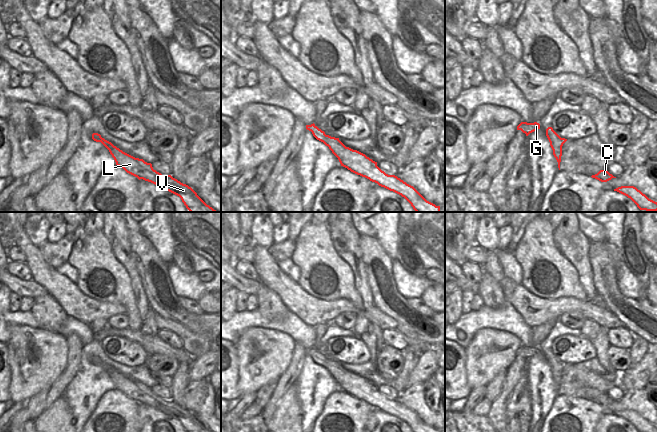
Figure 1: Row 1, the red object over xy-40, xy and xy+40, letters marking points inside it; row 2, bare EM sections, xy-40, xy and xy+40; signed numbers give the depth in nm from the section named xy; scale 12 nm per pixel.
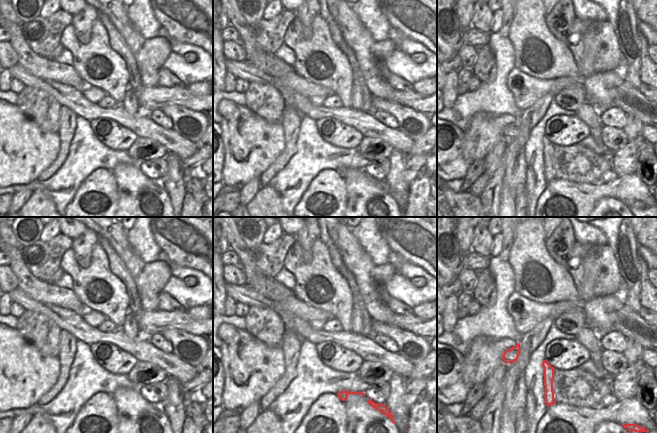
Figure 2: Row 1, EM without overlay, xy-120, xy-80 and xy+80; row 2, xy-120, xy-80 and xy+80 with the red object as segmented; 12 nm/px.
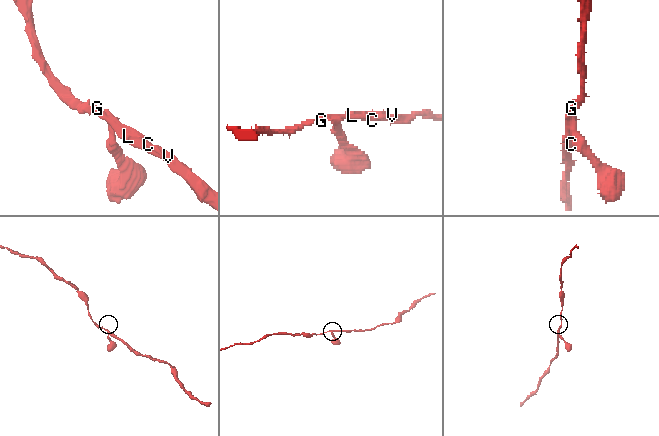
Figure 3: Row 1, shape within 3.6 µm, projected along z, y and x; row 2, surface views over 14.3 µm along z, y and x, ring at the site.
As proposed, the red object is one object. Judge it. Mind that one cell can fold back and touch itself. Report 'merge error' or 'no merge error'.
no merge error

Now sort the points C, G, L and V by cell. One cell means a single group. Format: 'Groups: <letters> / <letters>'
Groups: C G L V.

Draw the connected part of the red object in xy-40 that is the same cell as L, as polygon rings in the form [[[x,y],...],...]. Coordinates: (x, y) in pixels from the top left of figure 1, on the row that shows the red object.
[[[98,133],[92,134],[92,139],[101,142],[114,158],[116,165],[139,180],[151,182],[177,196],[179,196],[190,212],[217,212],[207,205],[197,193],[188,185],[181,183],[171,175],[162,175],[153,169],[151,163],[135,158],[105,140]]]

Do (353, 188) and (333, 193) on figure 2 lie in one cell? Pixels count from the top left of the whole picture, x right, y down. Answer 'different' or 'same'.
different

